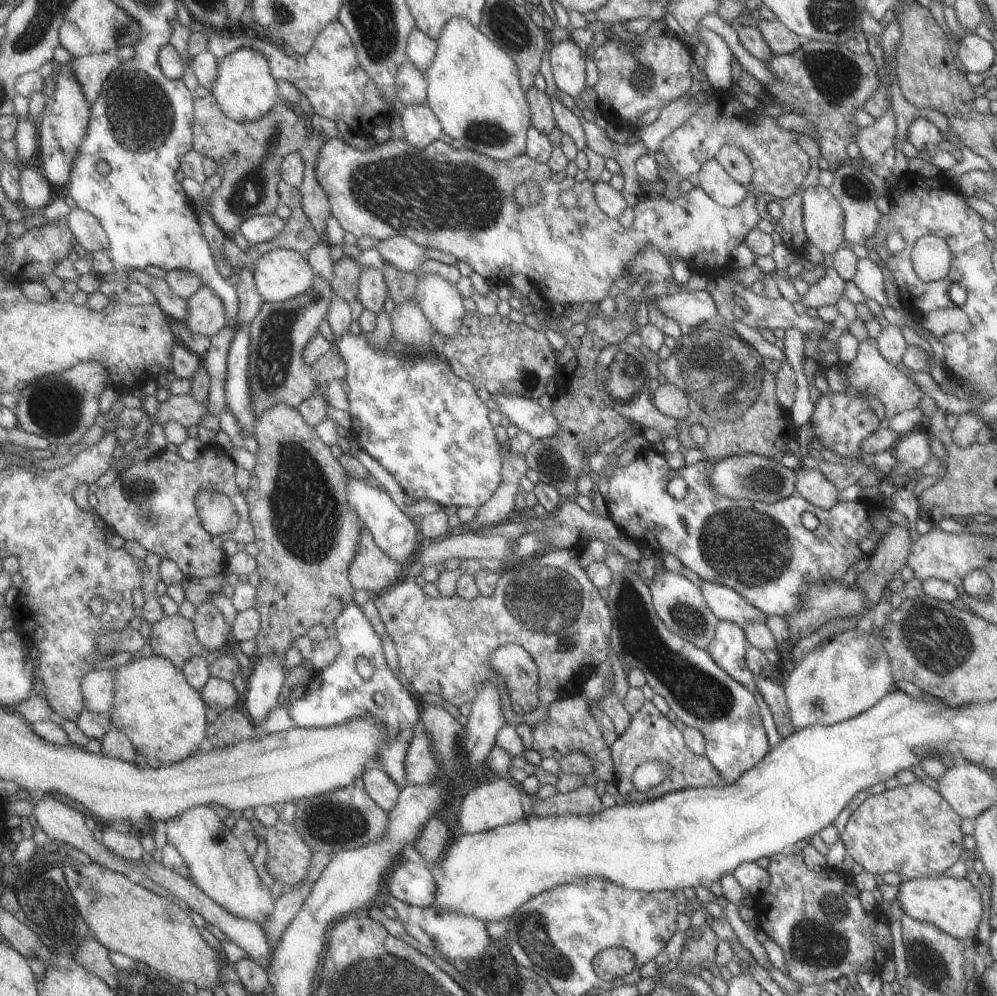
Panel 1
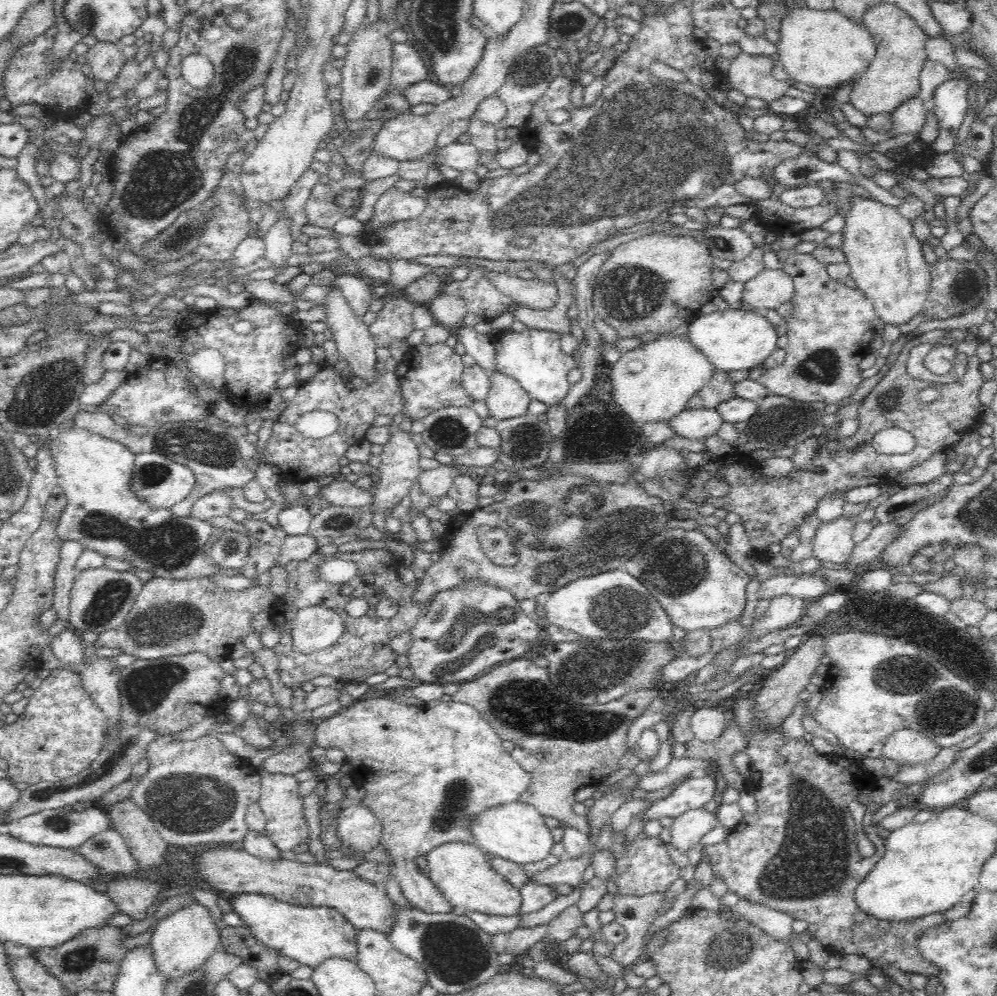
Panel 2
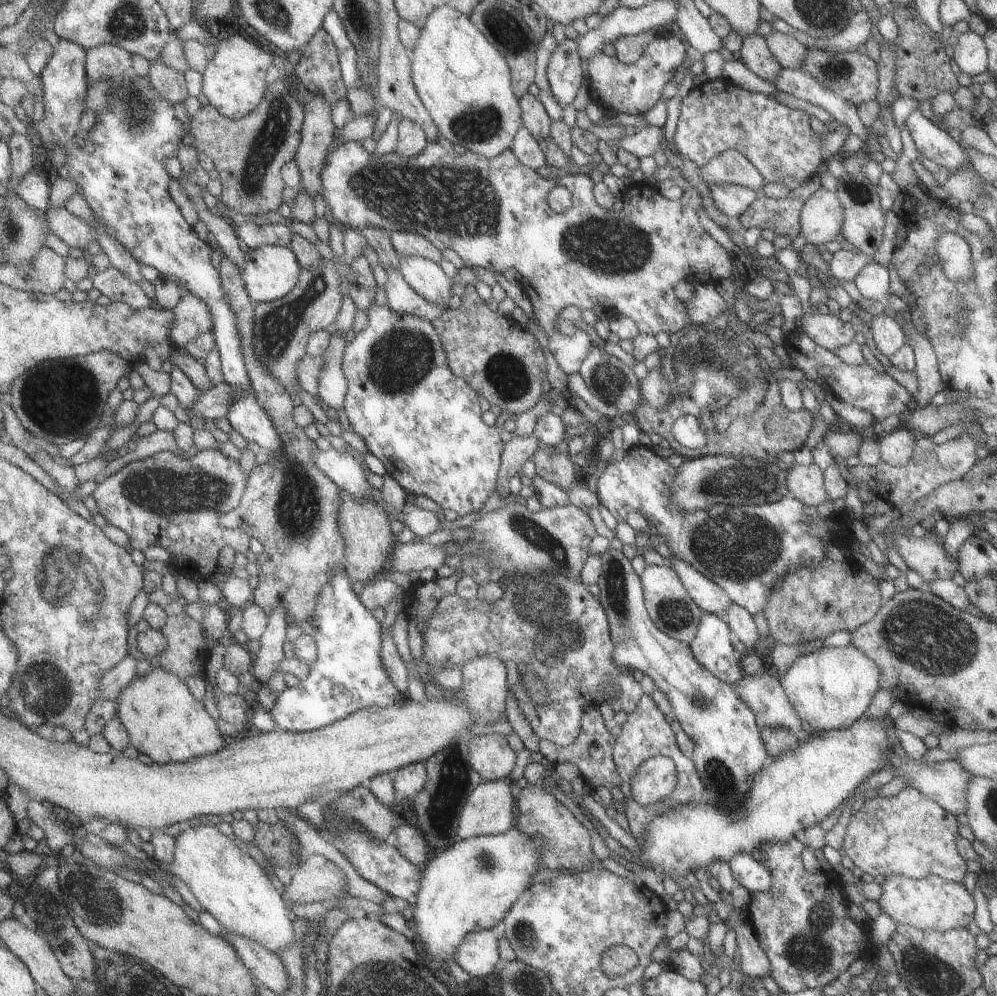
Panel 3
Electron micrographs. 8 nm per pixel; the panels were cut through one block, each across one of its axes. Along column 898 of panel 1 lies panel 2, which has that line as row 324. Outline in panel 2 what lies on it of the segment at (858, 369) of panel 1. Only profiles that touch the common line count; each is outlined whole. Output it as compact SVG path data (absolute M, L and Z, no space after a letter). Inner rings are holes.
M398 297L385 298L384 307L373 323L368 325L373 341L380 348L389 348L406 341L413 331L414 304Z

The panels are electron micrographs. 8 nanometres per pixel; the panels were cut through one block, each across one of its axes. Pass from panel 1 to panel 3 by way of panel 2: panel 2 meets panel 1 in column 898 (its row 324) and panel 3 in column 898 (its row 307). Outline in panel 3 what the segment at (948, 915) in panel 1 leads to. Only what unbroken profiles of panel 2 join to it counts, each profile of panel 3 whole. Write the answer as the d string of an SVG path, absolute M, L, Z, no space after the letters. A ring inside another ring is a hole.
M886 874L877 898L879 910L897 924L913 926L921 930L952 931L954 928L966 928L973 920L975 903L962 883L948 881L937 875L923 878L907 878L898 874Z

